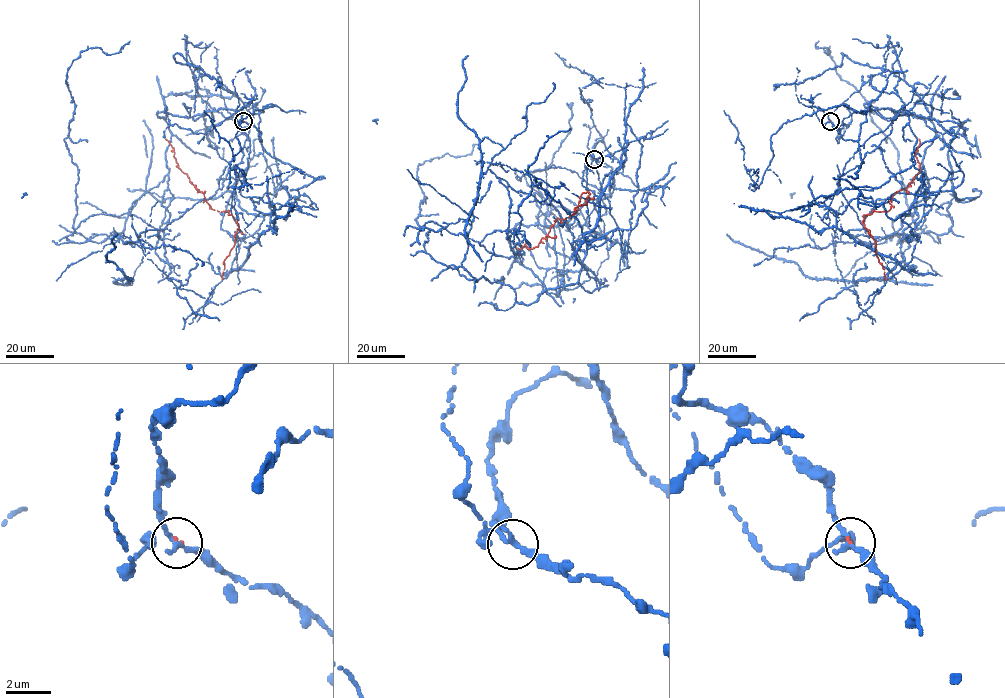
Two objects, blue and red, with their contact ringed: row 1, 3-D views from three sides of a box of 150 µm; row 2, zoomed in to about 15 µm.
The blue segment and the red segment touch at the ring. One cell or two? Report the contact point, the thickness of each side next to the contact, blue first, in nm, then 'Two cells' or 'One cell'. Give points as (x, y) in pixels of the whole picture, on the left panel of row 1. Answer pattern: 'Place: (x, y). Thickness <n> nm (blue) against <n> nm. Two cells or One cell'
Place: (243, 121). Thickness 200 nm (blue) against 110 nm. Two cells

